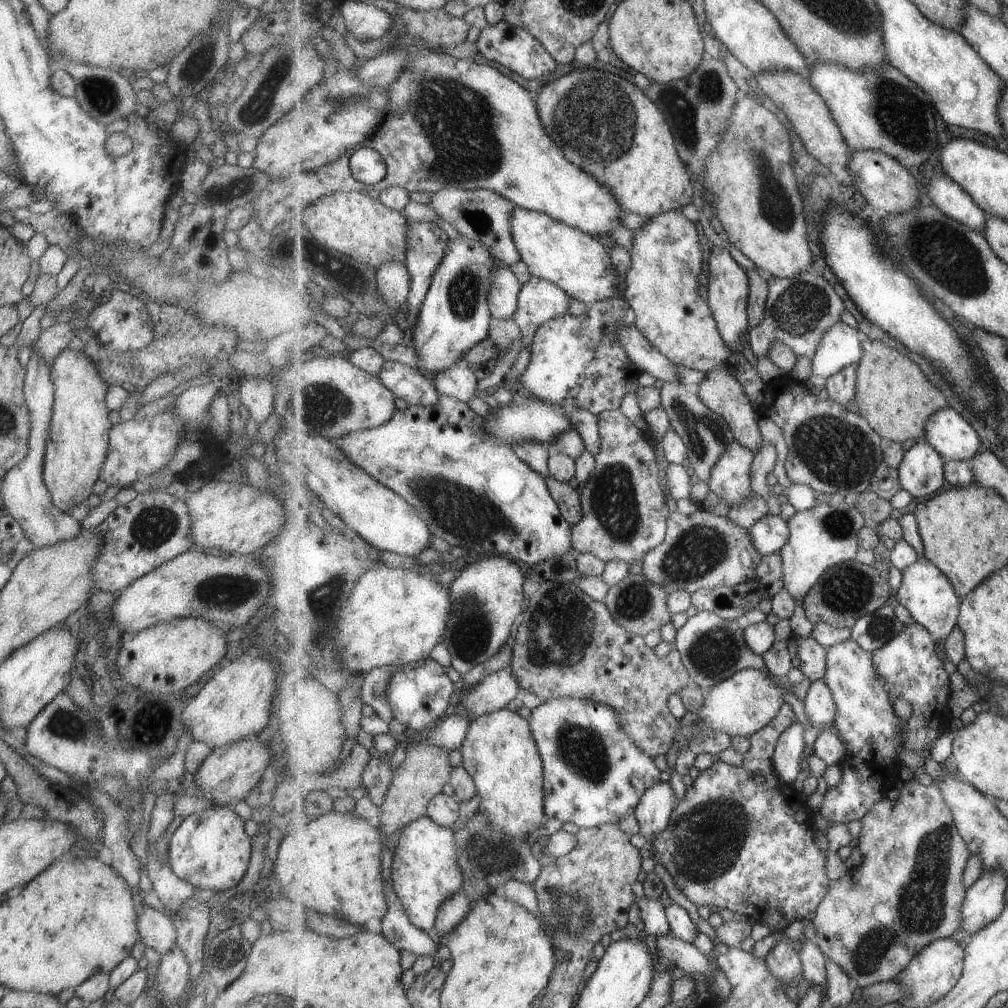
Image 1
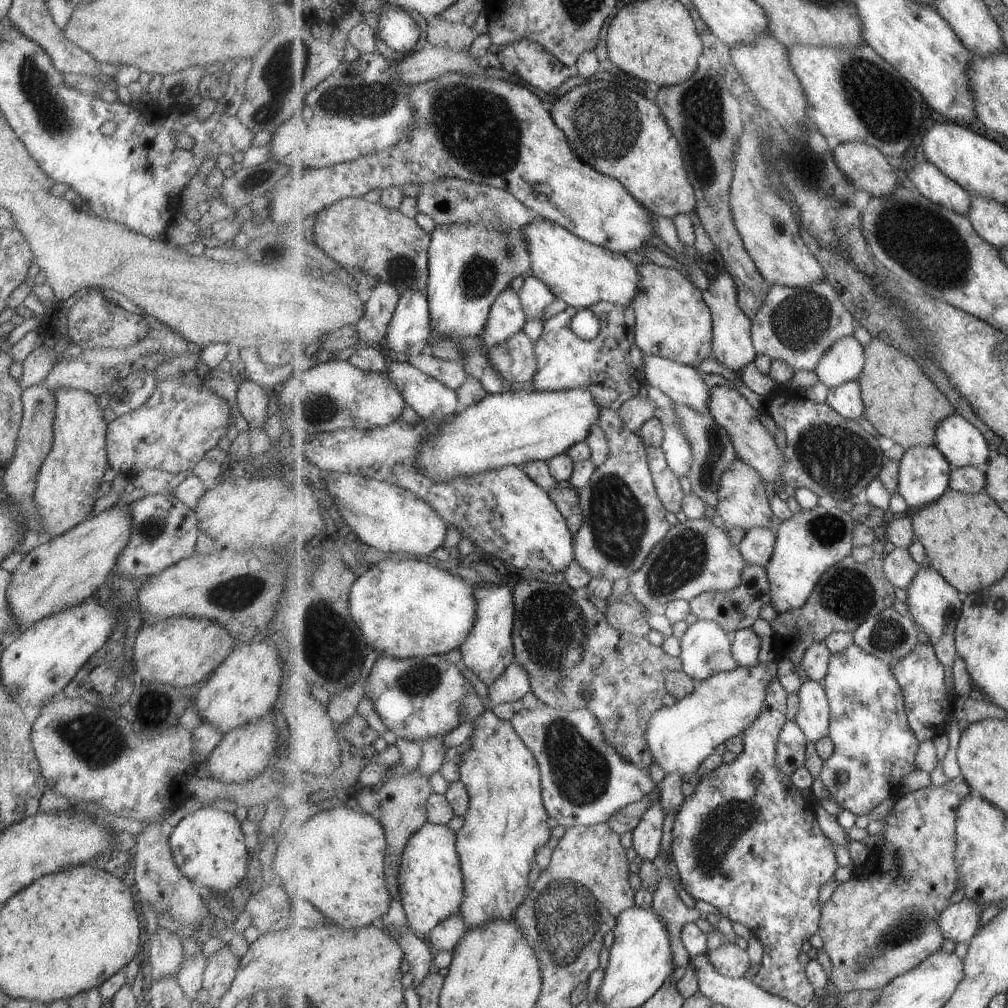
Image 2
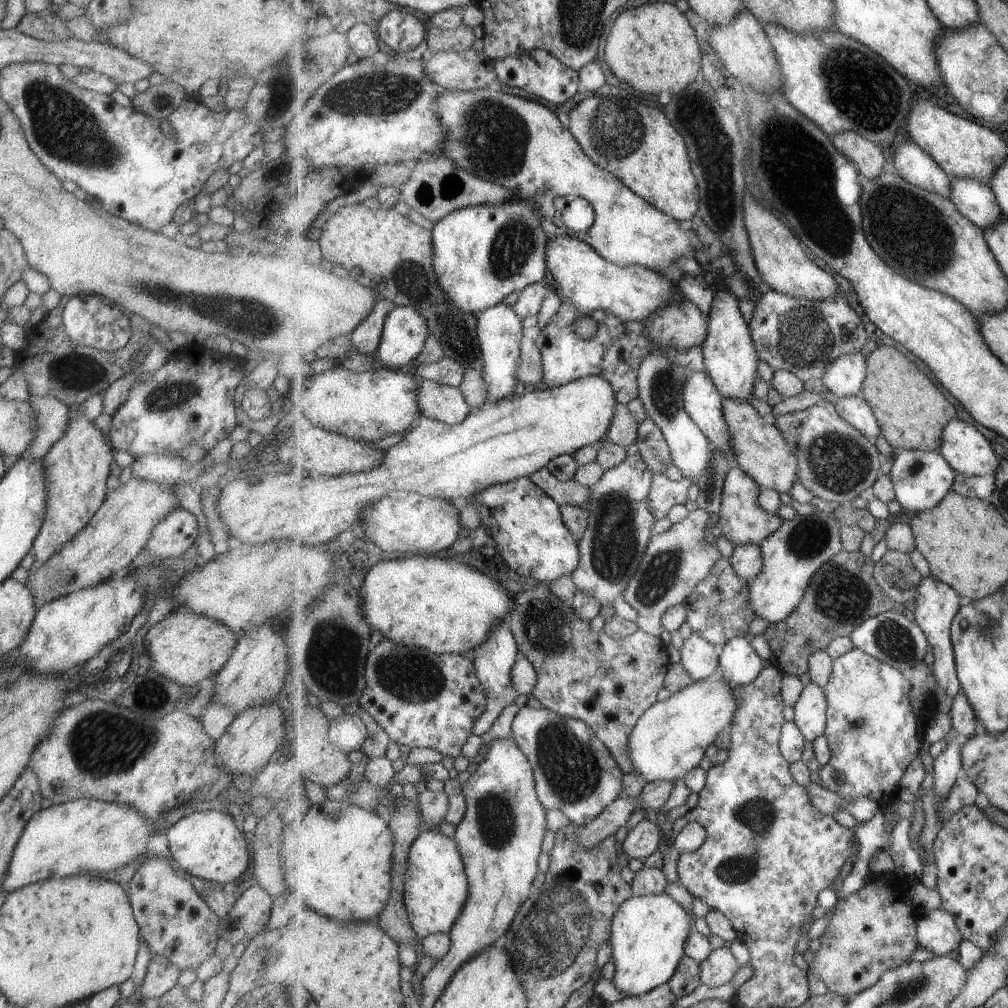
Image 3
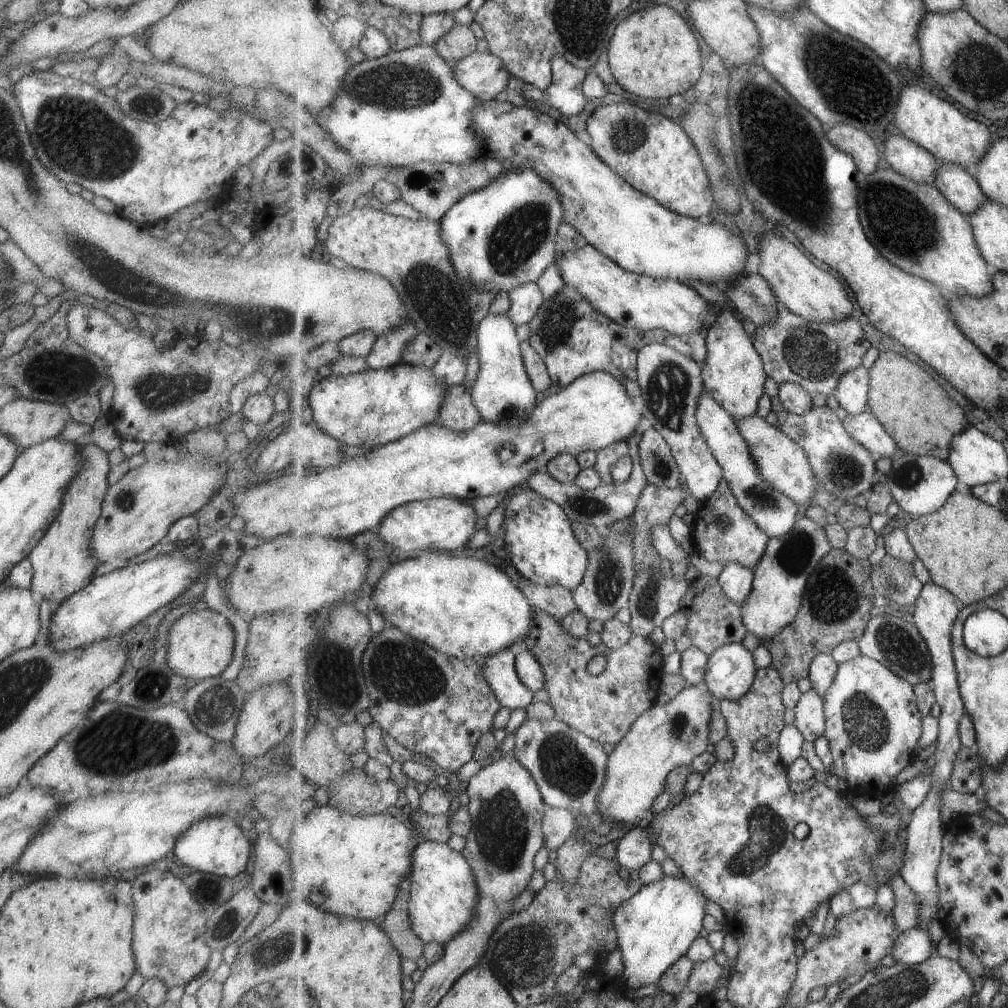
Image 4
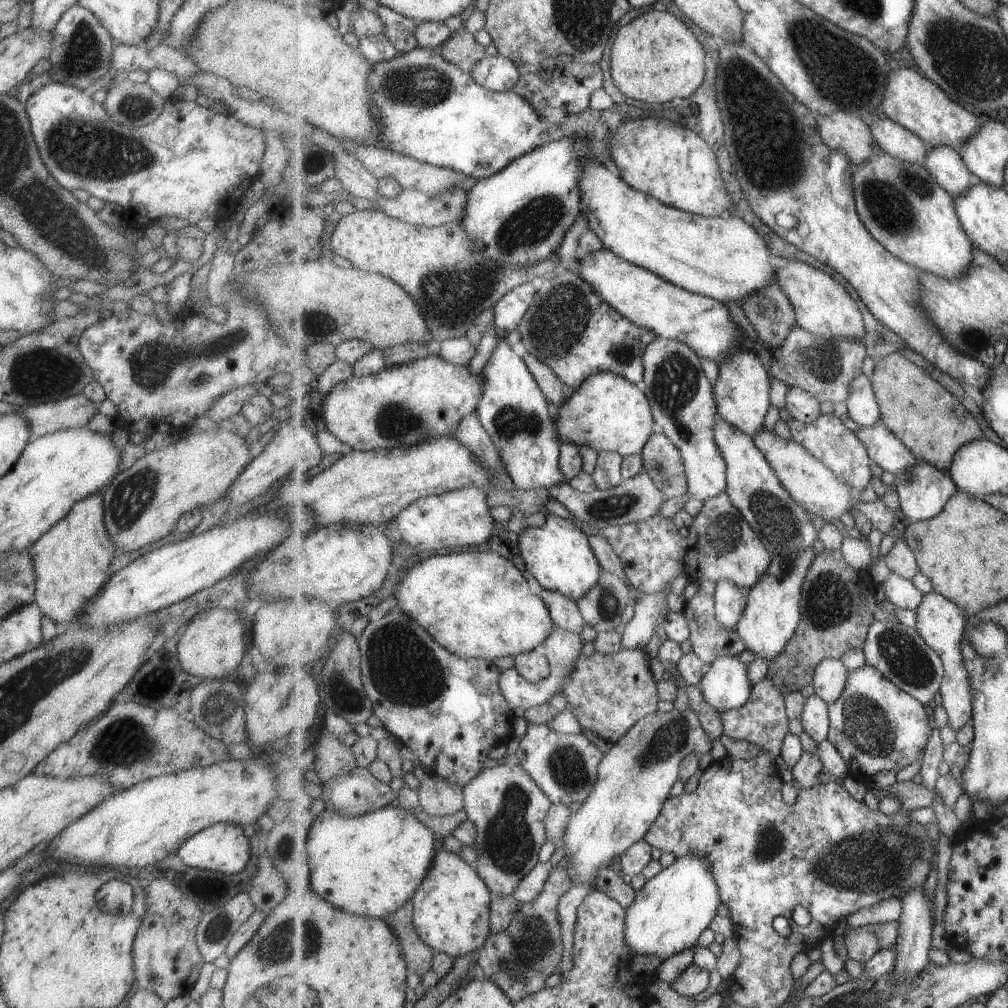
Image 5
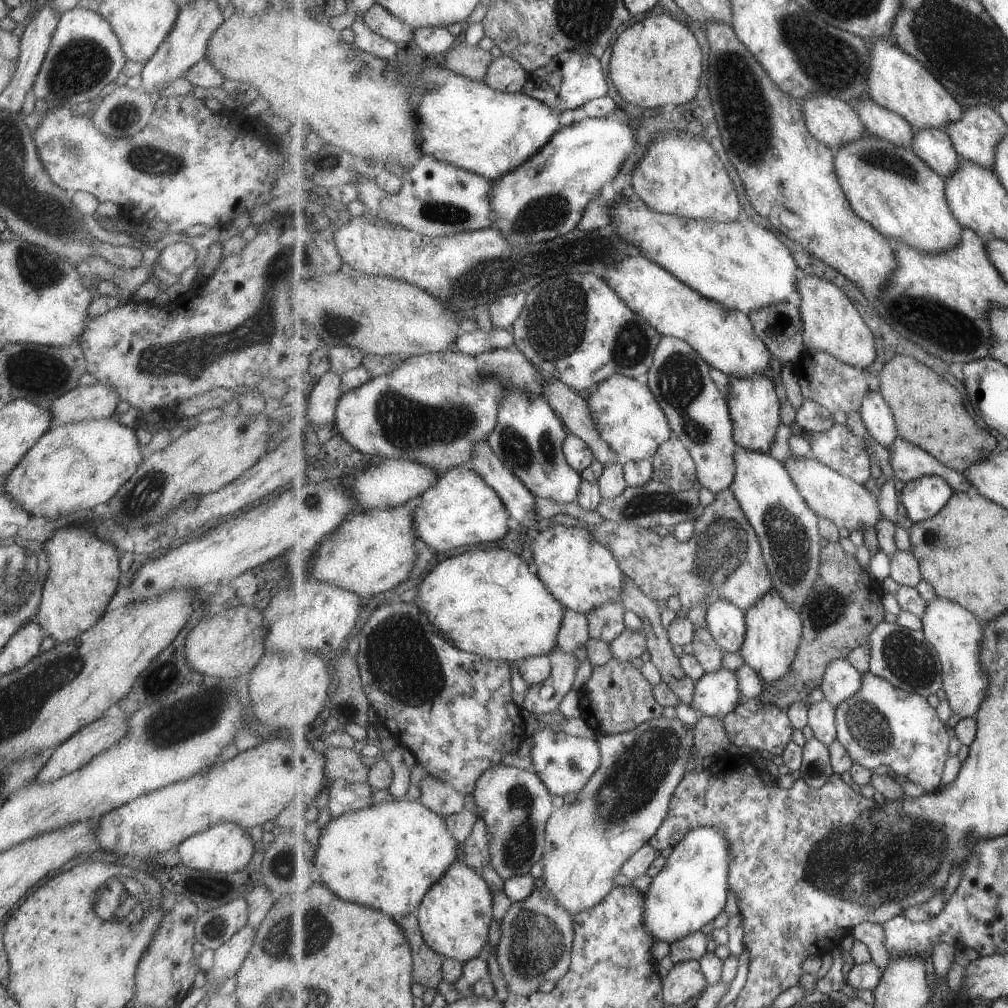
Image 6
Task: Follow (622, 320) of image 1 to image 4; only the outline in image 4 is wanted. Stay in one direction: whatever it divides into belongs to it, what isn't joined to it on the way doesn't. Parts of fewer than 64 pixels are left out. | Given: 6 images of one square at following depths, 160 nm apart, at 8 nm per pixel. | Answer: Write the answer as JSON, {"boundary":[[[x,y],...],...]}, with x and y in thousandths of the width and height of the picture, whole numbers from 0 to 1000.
{"boundary":[[[561,283],[550,296],[540,299],[526,324],[525,338],[543,360],[548,379],[555,385],[564,383],[579,371],[600,368],[611,373],[622,389],[632,395],[637,393],[633,378],[633,353],[639,343],[658,340],[687,353],[681,335],[657,327],[638,329],[622,325],[594,310],[578,291],[564,283]]]}

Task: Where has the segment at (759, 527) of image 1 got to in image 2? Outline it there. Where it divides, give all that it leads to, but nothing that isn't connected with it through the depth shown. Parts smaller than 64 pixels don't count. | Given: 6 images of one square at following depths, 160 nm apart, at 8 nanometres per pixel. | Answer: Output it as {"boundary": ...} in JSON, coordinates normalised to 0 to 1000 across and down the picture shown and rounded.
{"boundary":[[[747,524],[733,540],[733,546],[742,561],[761,563],[769,547],[770,528],[765,524]]]}

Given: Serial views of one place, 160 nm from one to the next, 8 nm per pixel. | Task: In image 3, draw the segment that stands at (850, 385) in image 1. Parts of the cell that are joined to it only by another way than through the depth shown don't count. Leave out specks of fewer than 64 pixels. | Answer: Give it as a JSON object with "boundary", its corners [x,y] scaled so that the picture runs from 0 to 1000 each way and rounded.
{"boundary":[[[857,391],[834,394],[830,398],[830,407],[850,427],[858,430],[864,437],[874,433],[875,427],[871,415],[867,410],[865,401],[857,394]]]}

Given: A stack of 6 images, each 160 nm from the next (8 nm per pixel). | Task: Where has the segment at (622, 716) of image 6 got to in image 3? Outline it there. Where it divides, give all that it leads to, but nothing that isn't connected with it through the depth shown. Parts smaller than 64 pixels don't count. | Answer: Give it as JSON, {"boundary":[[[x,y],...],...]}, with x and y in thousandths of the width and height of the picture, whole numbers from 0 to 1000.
{"boundary":[[[534,578],[521,587],[511,589],[511,607],[507,607],[504,616],[517,650],[529,658],[534,669],[528,688],[539,701],[559,710],[579,714],[599,735],[615,761],[627,766],[623,741],[625,731],[639,706],[654,694],[652,688],[660,682],[661,670],[668,658],[665,647],[658,633],[648,631],[636,623],[622,633],[609,634],[599,625],[589,626],[587,619],[574,611],[571,603],[568,603],[567,594],[559,595],[545,584],[545,579]]]}

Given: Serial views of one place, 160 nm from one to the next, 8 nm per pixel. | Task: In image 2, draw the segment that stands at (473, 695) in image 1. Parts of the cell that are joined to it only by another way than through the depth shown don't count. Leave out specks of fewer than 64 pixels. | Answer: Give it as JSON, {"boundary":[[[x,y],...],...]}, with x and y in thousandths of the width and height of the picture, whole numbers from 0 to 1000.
{"boundary":[[[509,658],[484,683],[483,700],[486,704],[495,698],[513,696],[528,686],[525,667],[517,659]]]}

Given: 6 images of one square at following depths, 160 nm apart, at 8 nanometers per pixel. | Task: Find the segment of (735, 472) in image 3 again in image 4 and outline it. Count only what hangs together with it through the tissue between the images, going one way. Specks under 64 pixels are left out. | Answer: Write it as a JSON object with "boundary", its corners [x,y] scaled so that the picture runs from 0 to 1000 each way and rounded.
{"boundary":[[[717,474],[704,495],[694,501],[688,526],[692,554],[700,558],[715,557],[720,560],[733,559],[749,565],[759,550],[764,532],[747,516],[734,501],[724,478]]]}

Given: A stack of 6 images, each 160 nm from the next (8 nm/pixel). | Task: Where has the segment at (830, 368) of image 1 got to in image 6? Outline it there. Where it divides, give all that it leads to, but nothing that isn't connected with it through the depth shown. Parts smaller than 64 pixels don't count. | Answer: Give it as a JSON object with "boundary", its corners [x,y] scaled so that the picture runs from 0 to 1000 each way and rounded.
{"boundary":[[[860,388],[851,408],[861,430],[883,448],[893,434],[887,410],[878,394],[869,388]]]}

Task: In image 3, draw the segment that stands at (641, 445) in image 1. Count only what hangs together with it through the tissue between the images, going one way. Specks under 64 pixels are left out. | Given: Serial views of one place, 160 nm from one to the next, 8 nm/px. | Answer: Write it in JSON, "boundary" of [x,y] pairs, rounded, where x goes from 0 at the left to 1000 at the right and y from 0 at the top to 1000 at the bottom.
{"boundary":[[[628,445],[617,459],[601,466],[599,473],[585,482],[585,495],[581,500],[584,520],[574,537],[575,559],[567,570],[573,583],[592,592],[598,601],[617,594],[650,529],[653,514],[643,499],[648,475],[649,468],[636,447]]]}

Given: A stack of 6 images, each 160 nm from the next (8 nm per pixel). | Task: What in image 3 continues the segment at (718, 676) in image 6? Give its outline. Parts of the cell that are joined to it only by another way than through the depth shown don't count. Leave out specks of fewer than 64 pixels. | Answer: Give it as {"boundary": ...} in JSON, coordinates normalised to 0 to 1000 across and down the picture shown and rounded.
{"boundary":[[[741,631],[723,634],[720,640],[714,642],[713,670],[724,680],[735,681],[745,679],[755,669],[760,660]]]}

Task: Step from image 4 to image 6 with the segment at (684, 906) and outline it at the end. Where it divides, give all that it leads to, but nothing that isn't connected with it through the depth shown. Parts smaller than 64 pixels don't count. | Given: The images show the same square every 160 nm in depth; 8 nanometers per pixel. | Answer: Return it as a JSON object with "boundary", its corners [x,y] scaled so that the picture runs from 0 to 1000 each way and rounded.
{"boundary":[[[691,820],[670,840],[663,849],[659,863],[654,865],[640,886],[639,918],[641,924],[651,933],[668,938],[681,929],[695,923],[707,915],[719,903],[723,891],[724,843],[726,838],[711,820]]]}

